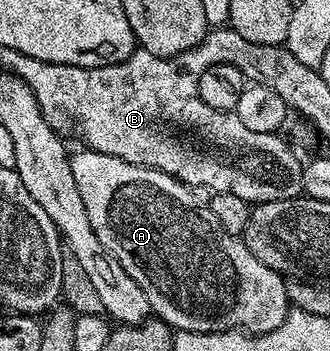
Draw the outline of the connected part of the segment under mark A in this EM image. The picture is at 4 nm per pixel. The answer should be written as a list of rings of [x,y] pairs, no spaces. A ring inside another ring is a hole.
[[[91,148],[83,149],[77,154],[75,151],[71,155],[71,160],[74,184],[78,186],[78,196],[82,198],[82,204],[86,206],[86,216],[90,216],[90,228],[94,232],[94,236],[98,236],[98,240],[102,242],[102,248],[106,248],[108,255],[114,260],[118,260],[118,264],[122,264],[122,268],[126,268],[126,273],[134,280],[134,284],[138,284],[138,288],[142,288],[142,292],[146,292],[146,300],[155,317],[172,327],[173,331],[185,330],[199,334],[223,334],[225,332],[265,334],[266,332],[274,332],[274,328],[281,326],[290,309],[288,293],[284,287],[285,275],[281,274],[279,270],[272,270],[266,264],[262,264],[262,260],[258,260],[258,256],[254,256],[248,251],[237,235],[226,232],[226,228],[222,228],[222,224],[218,224],[218,216],[214,216],[211,205],[204,203],[203,206],[192,195],[195,193],[189,187],[179,182],[177,178],[163,174],[161,170],[154,170],[150,166],[135,166],[129,162],[123,162],[120,158],[103,154]]]

